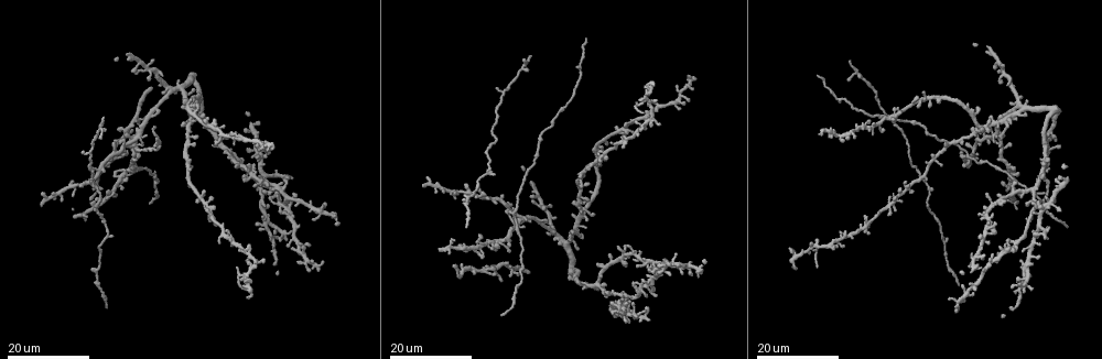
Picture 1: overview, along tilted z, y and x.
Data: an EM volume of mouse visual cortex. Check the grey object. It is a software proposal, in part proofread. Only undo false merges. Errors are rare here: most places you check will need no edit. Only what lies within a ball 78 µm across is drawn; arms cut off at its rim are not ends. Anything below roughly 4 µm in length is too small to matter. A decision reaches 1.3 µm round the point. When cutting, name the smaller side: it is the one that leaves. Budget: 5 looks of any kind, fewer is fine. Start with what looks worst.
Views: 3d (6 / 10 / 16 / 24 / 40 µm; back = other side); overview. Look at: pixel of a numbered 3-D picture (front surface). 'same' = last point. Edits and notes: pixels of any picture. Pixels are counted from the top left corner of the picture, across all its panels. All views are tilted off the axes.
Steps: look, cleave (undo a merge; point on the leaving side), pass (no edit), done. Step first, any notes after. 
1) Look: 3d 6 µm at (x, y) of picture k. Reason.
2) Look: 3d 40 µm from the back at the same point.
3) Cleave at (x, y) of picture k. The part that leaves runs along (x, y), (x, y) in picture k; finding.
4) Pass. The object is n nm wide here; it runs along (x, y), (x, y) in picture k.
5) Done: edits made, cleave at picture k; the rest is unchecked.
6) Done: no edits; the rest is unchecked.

Look: 3d 16 µm at (247, 273) of picture 1. Looks like a crossing.

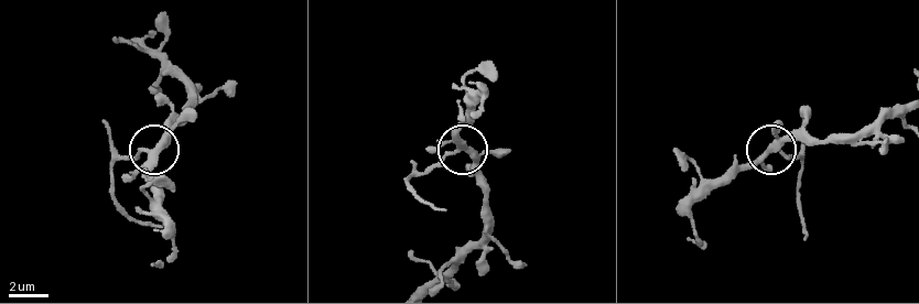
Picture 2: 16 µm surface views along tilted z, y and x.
Look: 3d 10 µm at (147, 150) of picture 2.

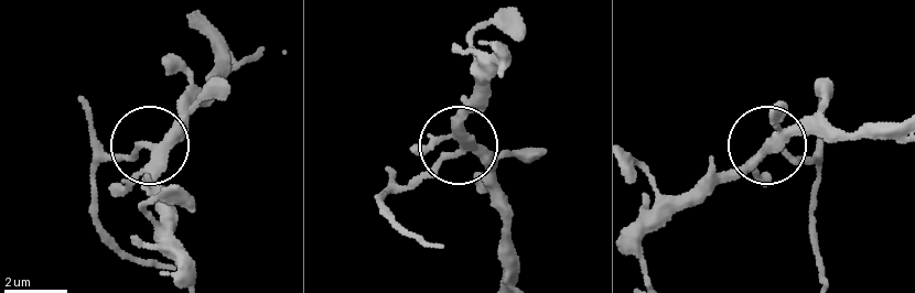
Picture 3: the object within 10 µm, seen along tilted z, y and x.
Cleave at (120, 160) of picture 3. The side arm is 8 µm long; the part that leaves runs along (146, 143), (95, 173), (98, 221), (124, 249), (171, 269) in picture 3; a second cell is stuck on.

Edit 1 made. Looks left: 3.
Look: overview.

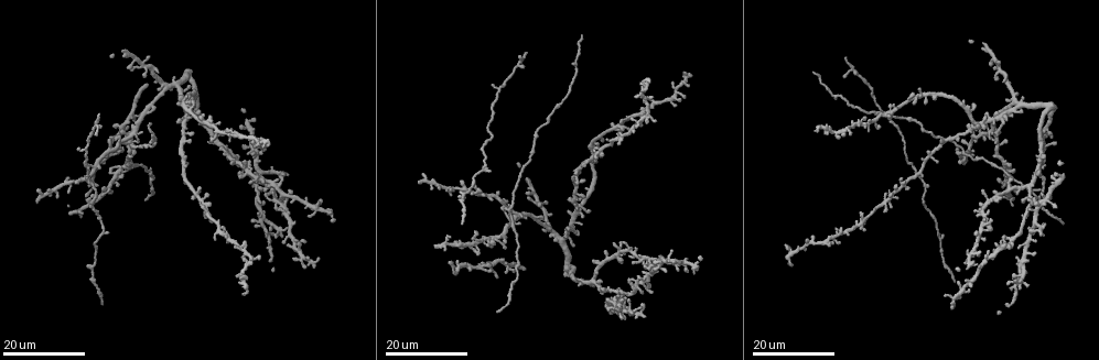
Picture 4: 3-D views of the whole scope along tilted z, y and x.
Look: 3d 24 µm at (127, 142) of picture 4. Four or more arms meet.

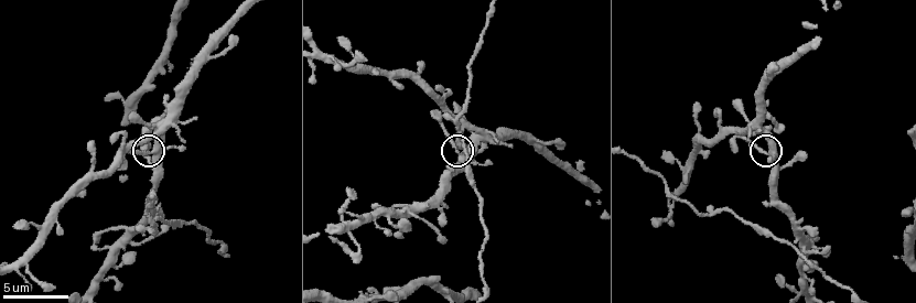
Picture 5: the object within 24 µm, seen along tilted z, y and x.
Look: 3d 10 µm at (459, 157) of picture 5. Zoom in.

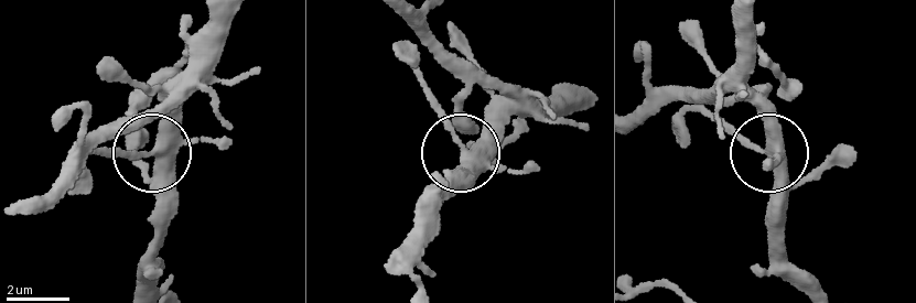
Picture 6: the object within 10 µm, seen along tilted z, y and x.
Pass. It runs along (584, 110), (504, 119), (462, 154), (445, 194) in picture 6; continuous, no second cell.

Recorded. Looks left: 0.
Done: edits made, cleave at picture 3; the rest is unchecked.

